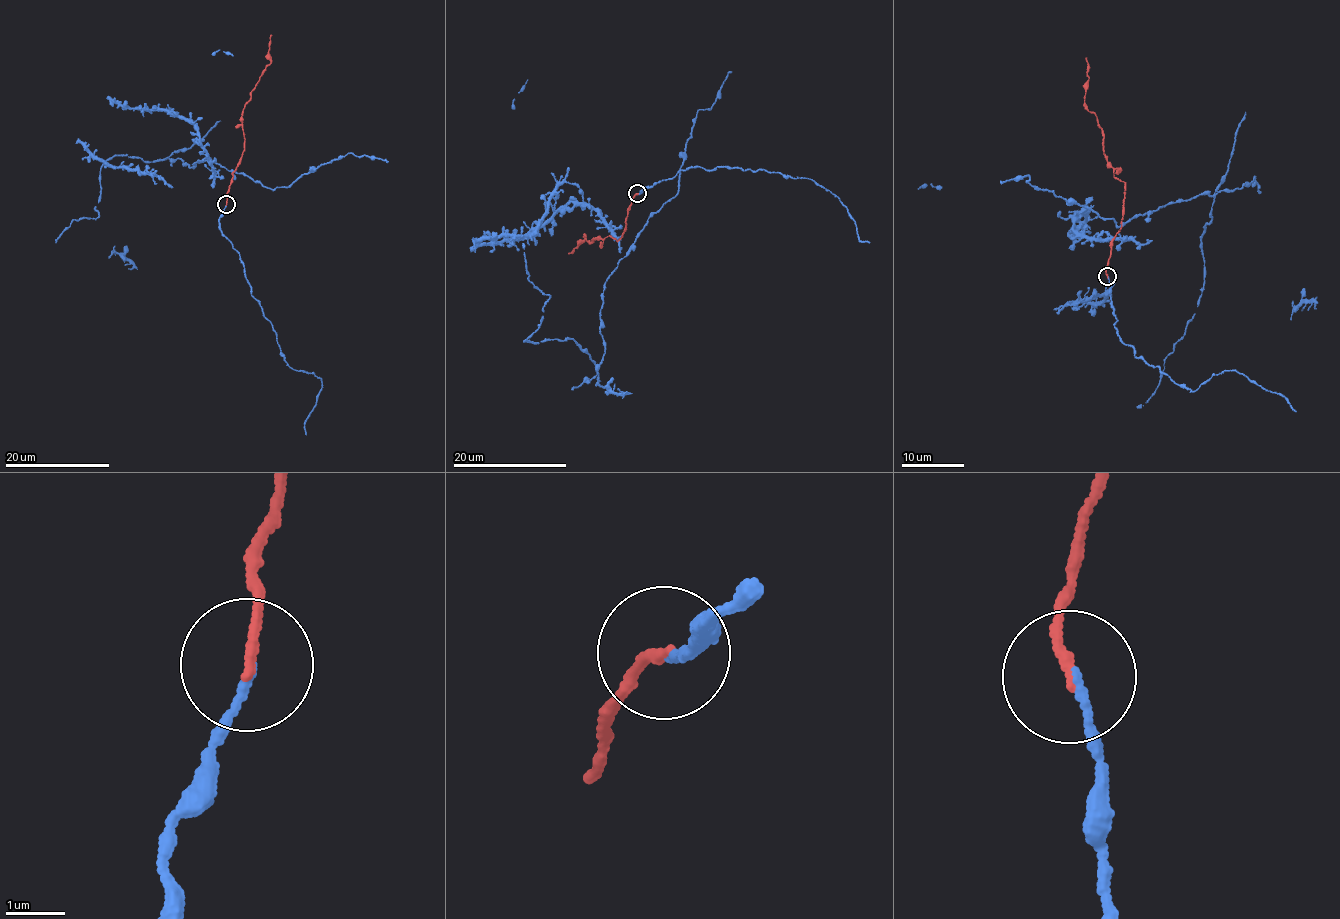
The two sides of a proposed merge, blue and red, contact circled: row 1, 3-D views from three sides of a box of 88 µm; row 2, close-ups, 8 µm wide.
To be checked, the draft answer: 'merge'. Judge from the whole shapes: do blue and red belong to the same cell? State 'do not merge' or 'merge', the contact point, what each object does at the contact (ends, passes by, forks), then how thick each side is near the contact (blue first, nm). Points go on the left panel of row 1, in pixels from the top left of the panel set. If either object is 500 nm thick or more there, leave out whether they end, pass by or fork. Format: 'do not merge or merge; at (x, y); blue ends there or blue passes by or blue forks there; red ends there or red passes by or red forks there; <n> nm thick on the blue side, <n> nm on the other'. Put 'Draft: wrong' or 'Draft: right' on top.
Draft: right
merge; at (226, 204); blue ends there; red ends there; 110 nm thick on the blue side, 160 nm on the other

